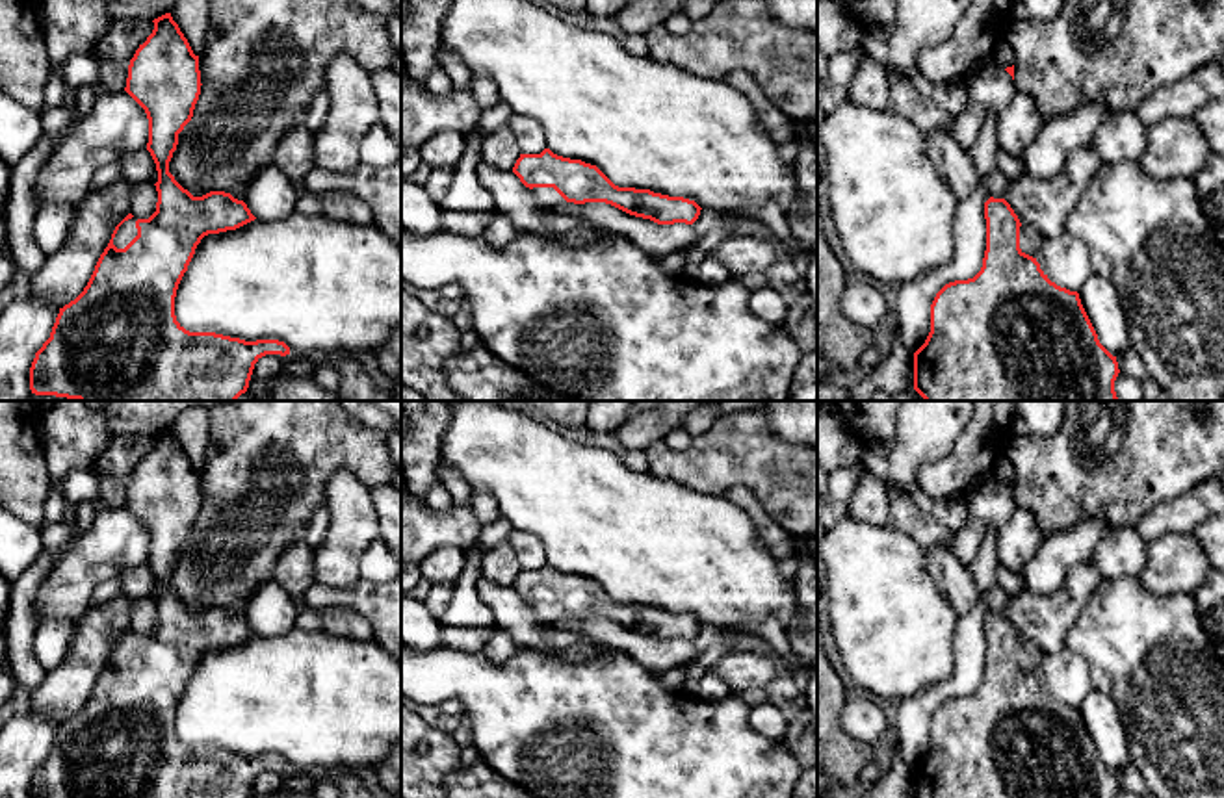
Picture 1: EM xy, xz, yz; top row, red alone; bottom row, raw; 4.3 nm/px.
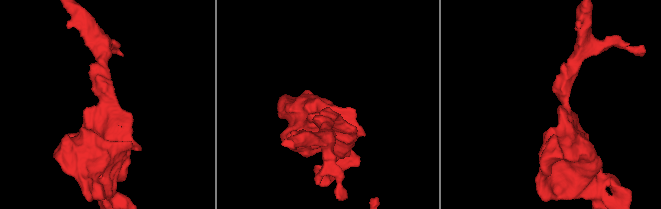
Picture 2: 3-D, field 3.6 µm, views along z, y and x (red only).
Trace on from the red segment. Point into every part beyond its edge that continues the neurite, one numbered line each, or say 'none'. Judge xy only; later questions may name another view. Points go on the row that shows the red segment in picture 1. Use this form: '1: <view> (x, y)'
1: xy (127, 231)

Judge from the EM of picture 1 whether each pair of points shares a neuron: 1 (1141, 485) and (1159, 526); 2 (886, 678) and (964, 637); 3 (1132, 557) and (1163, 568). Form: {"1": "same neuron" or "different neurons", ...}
{"1": "different neurons", "2": "different neurons", "3": "different neurons"}

